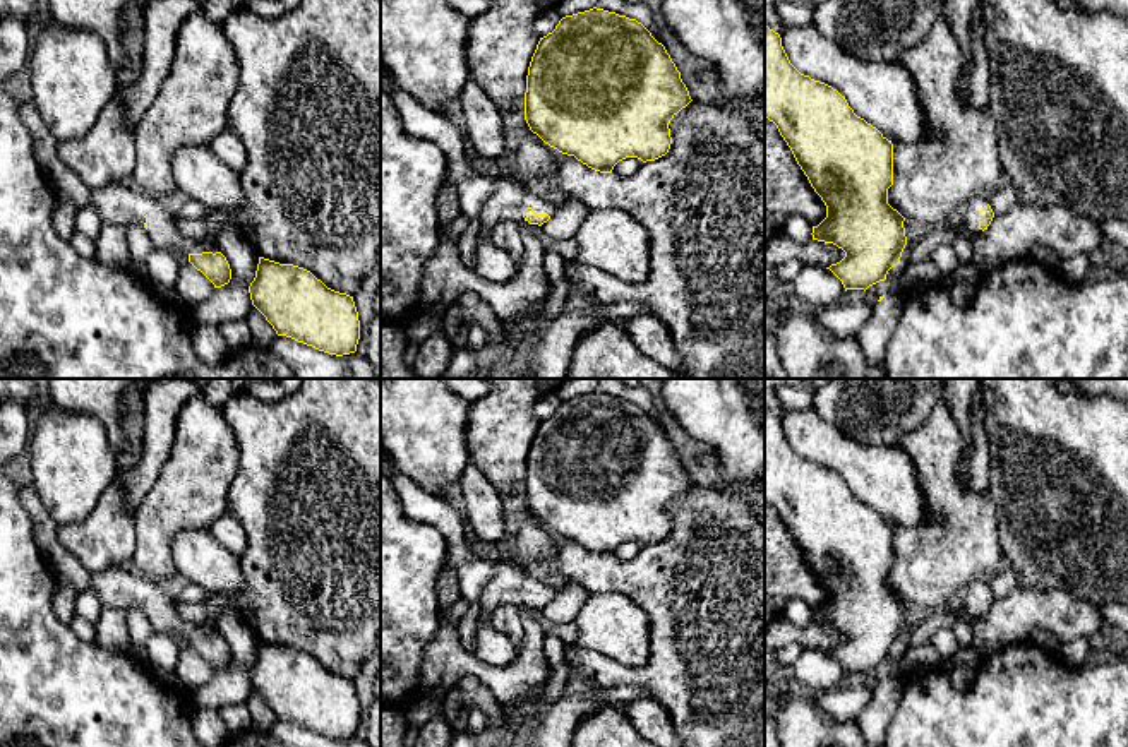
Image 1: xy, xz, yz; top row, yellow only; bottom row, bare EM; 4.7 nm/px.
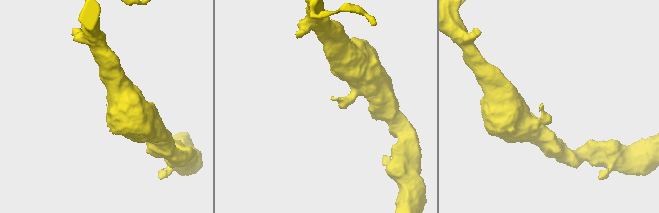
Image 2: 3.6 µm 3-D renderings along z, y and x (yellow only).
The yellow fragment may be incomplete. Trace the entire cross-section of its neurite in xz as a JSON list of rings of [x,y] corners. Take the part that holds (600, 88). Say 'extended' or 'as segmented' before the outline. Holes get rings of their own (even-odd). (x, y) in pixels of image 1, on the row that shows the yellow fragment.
as segmented | [[[593,7],[562,17],[552,33],[540,38],[526,75],[525,120],[550,147],[595,171],[612,173],[626,158],[646,163],[665,156],[672,144],[669,123],[691,101],[665,46],[641,22]]]

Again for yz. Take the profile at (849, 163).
as segmented | [[[765,24],[765,118],[773,122],[790,147],[797,164],[814,192],[826,206],[826,218],[813,226],[813,240],[833,243],[845,257],[830,269],[847,290],[867,290],[885,281],[888,271],[900,262],[907,245],[905,218],[888,204],[888,188],[893,185],[893,144],[876,127],[857,117],[831,86],[801,74],[789,60],[778,33]]]

